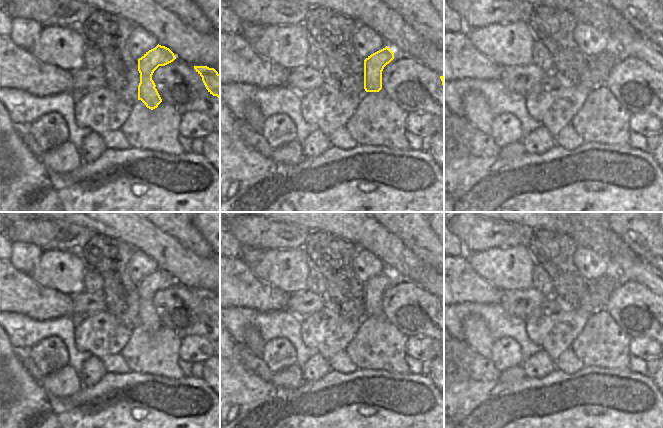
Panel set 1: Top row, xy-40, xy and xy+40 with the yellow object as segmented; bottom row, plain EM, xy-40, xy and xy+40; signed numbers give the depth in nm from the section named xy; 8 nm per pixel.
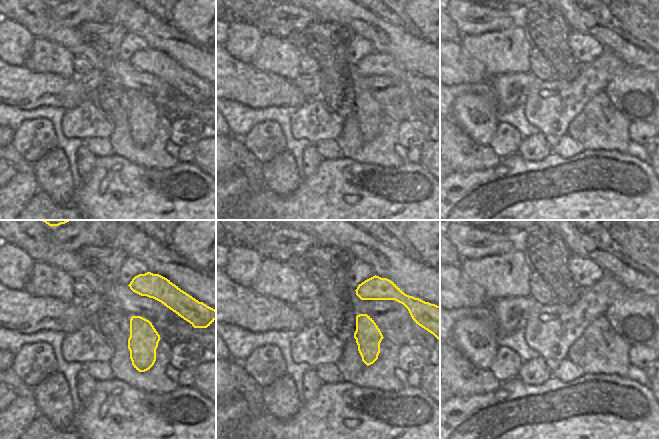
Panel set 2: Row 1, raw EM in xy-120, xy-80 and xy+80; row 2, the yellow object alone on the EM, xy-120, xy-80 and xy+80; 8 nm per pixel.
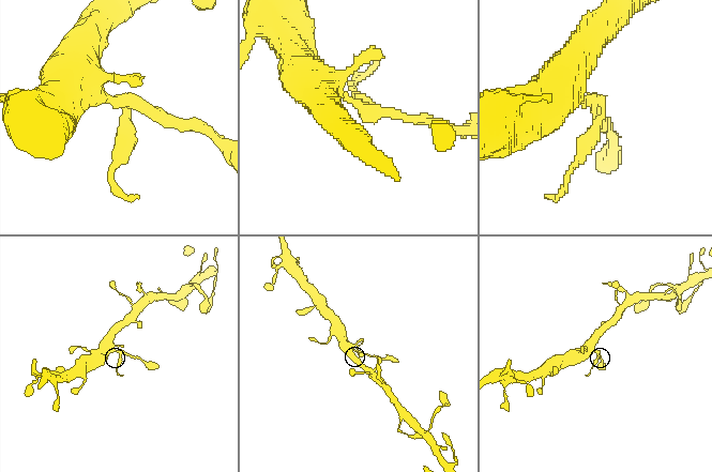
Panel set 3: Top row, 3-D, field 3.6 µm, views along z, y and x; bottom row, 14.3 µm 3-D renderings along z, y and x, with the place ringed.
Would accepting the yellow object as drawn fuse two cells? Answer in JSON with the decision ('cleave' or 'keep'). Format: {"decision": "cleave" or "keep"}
{"decision": "cleave"}

